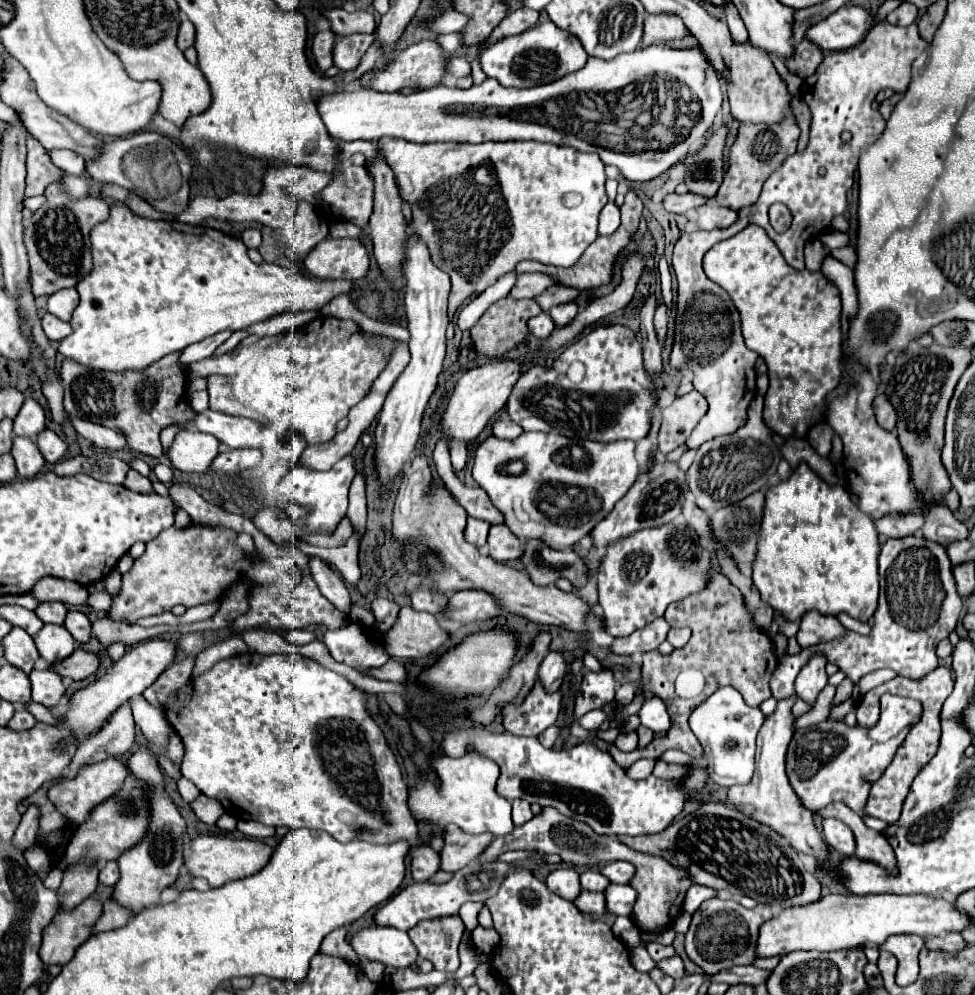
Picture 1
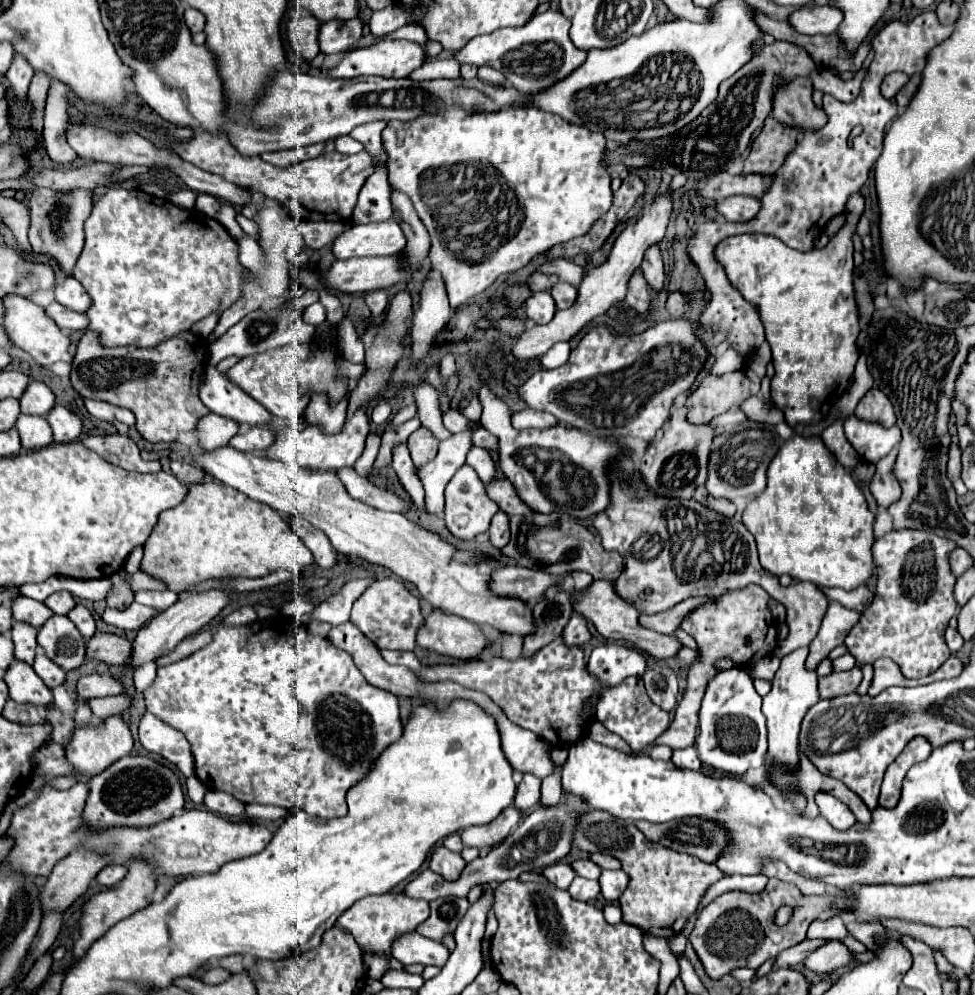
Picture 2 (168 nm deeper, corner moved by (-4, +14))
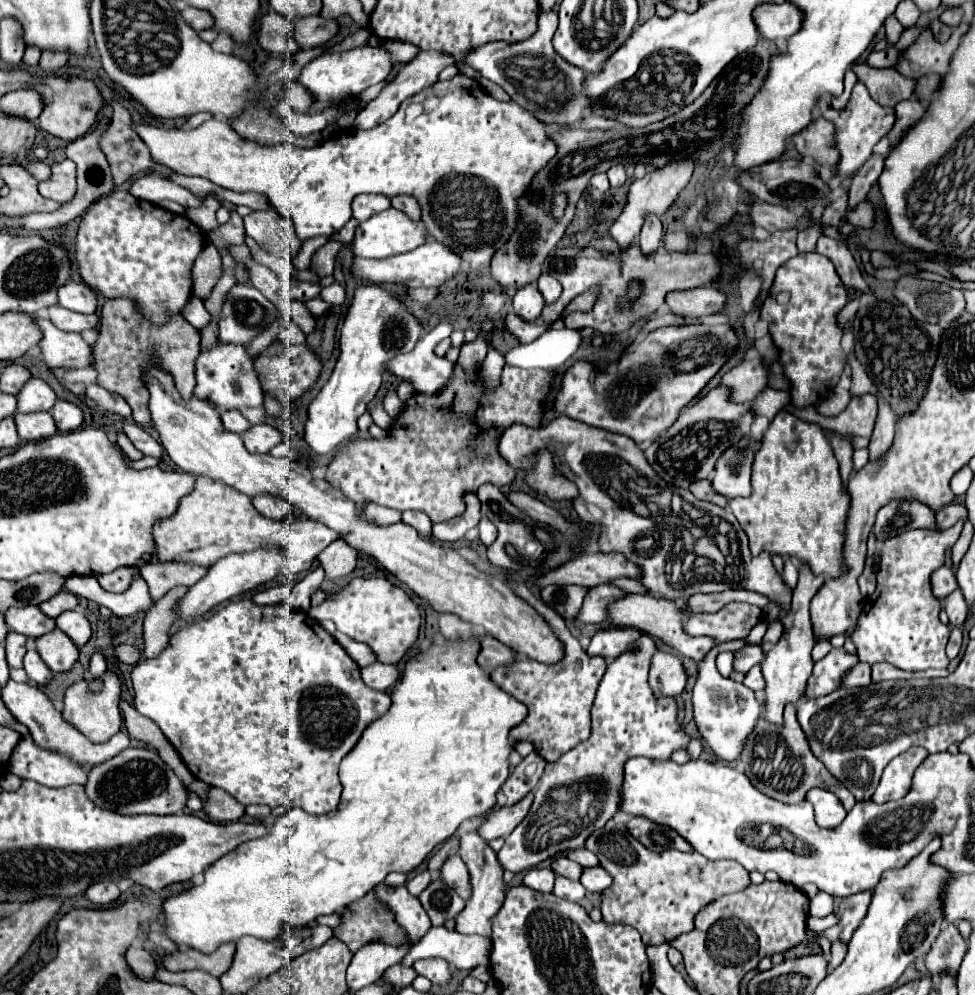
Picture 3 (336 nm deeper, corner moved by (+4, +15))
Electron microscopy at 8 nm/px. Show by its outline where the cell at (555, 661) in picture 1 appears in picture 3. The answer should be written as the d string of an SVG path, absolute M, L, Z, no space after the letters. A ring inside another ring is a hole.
M609 584L609 586L595 586L589 590L589 596L585 598L585 604L577 616L579 622L607 622L609 620L609 604L623 600L629 592Z

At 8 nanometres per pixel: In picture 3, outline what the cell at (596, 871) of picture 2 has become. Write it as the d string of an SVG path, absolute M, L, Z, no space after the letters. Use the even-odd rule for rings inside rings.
M565 856L555 858L555 860L551 862L551 870L553 870L555 874L559 874L559 876L569 878L569 880L579 880L579 876L581 876L581 866L579 866L577 862L565 858Z

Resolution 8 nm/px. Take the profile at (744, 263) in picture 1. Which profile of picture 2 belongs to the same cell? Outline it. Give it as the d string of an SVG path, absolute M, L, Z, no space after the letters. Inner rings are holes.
M855 193L847 205L847 223L845 227L827 243L823 249L811 249L807 253L787 247L781 239L773 235L759 235L759 233L743 233L731 235L723 239L715 247L715 259L727 273L729 283L745 297L745 301L753 303L759 311L761 323L765 327L765 337L773 351L773 365L775 375L771 379L771 401L779 407L785 415L785 421L795 427L799 423L809 425L821 421L833 403L847 391L855 363L857 363L857 335L859 335L859 321L857 321L857 305L853 299L853 243L851 233L863 213L863 197Z

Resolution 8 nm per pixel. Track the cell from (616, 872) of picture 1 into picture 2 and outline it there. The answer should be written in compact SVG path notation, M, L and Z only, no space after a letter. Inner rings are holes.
M595 853L591 855L591 861L595 861L601 869L621 869L621 861L611 857L611 855L603 855L603 853Z

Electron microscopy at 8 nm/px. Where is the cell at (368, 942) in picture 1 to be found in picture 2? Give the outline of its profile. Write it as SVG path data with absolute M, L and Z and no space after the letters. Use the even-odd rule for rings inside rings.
M409 931L399 935L393 945L391 945L391 953L397 961L401 961L403 965L411 965L411 963L421 963L421 965L439 965L443 967L447 957L449 957L449 949L433 939L425 939L423 935L419 935L417 931Z

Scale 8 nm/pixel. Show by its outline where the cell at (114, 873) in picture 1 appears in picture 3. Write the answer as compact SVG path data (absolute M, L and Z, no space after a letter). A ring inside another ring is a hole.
M105 880L105 882L97 882L97 884L89 886L87 892L85 892L85 896L89 898L89 902L93 902L97 906L107 906L107 904L115 902L121 896L121 892L119 892L117 884Z

